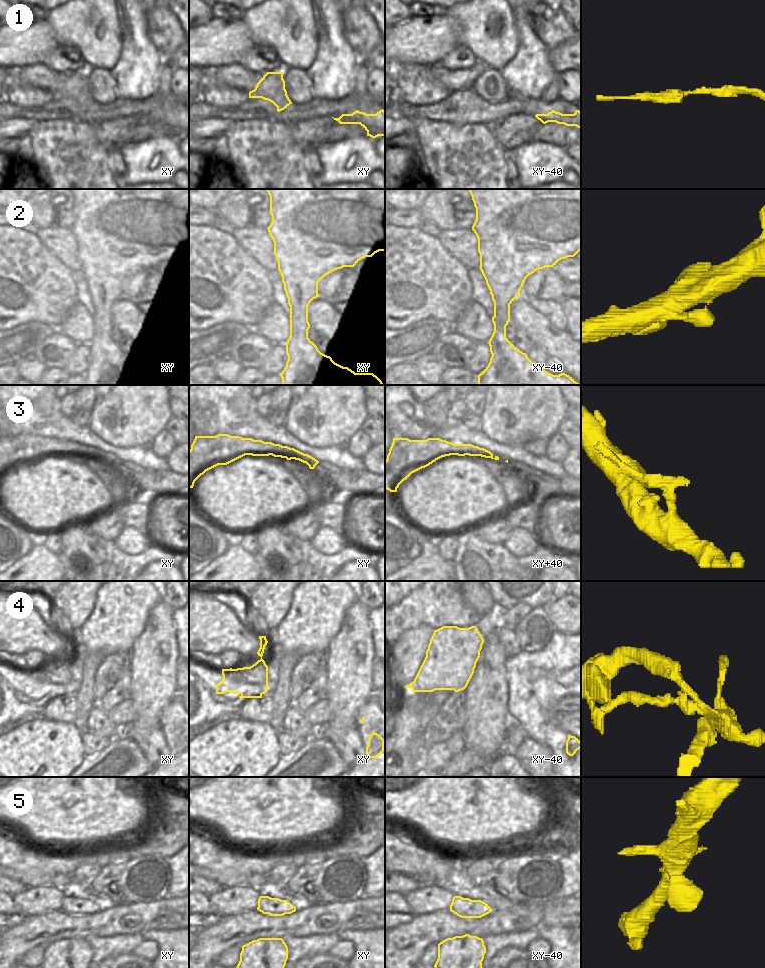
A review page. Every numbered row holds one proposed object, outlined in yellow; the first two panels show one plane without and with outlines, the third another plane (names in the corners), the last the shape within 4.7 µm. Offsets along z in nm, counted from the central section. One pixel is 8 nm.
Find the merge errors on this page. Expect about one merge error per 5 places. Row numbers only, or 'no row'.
4.

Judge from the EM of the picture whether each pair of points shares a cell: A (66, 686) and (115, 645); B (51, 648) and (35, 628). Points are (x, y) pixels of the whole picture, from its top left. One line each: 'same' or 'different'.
A: same
B: different

